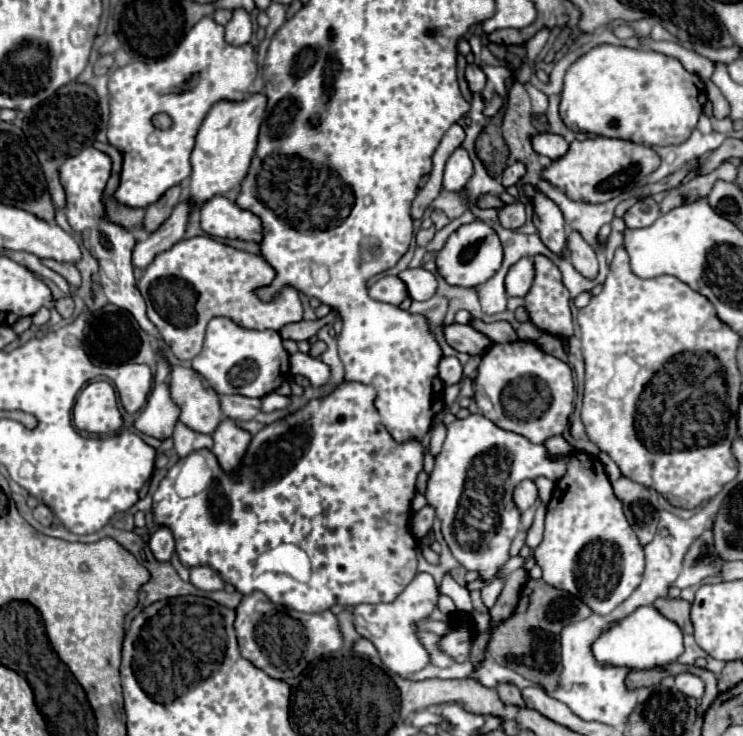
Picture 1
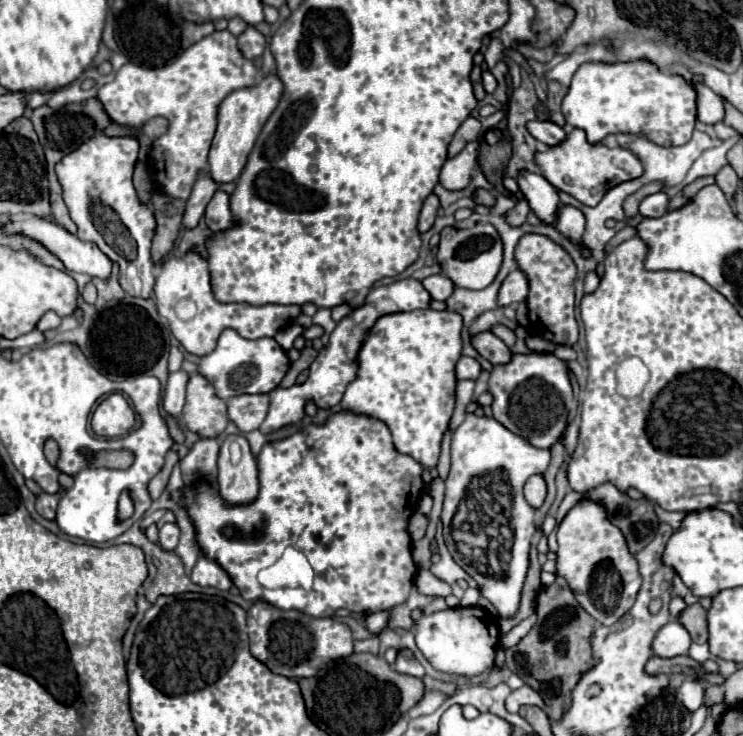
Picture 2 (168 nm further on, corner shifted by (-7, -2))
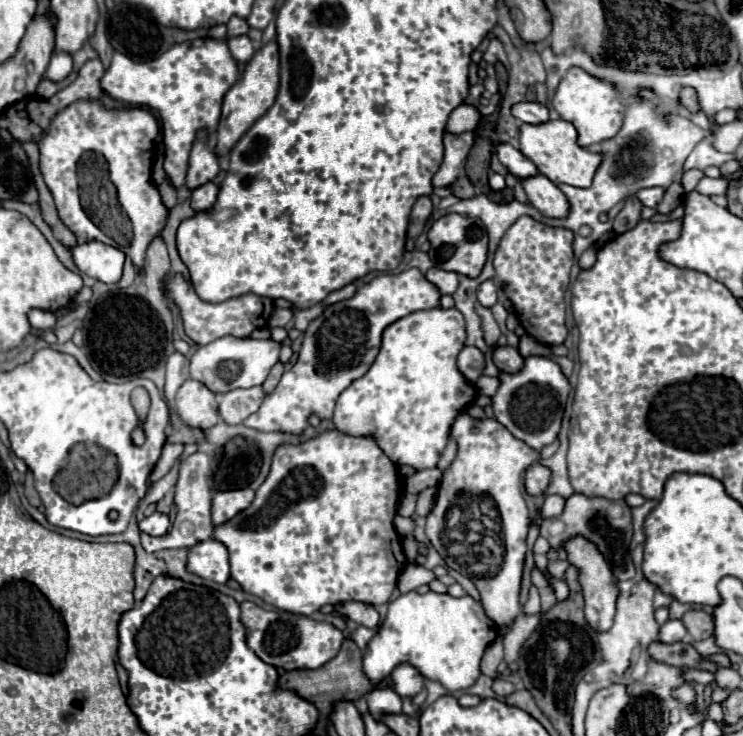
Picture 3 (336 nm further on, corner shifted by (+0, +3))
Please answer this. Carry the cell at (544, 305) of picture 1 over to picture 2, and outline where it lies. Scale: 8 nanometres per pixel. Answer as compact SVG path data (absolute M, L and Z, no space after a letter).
M527 234L519 240L515 258L519 268L529 278L527 306L533 332L549 342L573 346L579 338L579 326L575 320L575 288L573 288L577 268L571 256L549 238L539 234Z

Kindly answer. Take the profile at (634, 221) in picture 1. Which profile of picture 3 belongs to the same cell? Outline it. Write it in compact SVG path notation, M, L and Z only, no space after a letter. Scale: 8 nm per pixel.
M650 187L650 189L640 189L636 193L636 197L646 205L646 207L652 207L656 209L656 205L662 201L664 197L664 189L662 187Z

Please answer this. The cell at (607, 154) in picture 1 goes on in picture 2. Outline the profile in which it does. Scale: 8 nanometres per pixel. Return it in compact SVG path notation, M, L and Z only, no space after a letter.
M575 128L559 146L535 154L535 162L541 168L543 176L557 190L571 194L585 206L597 206L609 188L643 176L641 160L631 150L621 146L609 148L605 144L589 144L585 140L585 132L579 128Z

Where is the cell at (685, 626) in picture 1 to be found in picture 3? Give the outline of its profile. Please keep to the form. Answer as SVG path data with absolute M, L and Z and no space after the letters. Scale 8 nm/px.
M692 609L688 613L684 613L682 617L684 627L688 629L688 633L698 641L698 639L708 639L714 633L714 617L708 615L702 609Z

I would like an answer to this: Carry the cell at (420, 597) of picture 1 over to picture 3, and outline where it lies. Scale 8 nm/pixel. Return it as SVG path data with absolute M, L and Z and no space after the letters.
M404 663L404 665L398 665L394 669L392 685L400 697L414 697L424 687L424 677L412 665Z

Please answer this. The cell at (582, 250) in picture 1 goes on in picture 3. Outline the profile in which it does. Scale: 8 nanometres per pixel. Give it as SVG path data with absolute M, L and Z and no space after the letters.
M534 175L522 179L522 187L530 199L530 203L542 211L546 217L564 217L568 213L568 201L564 193L544 175Z

